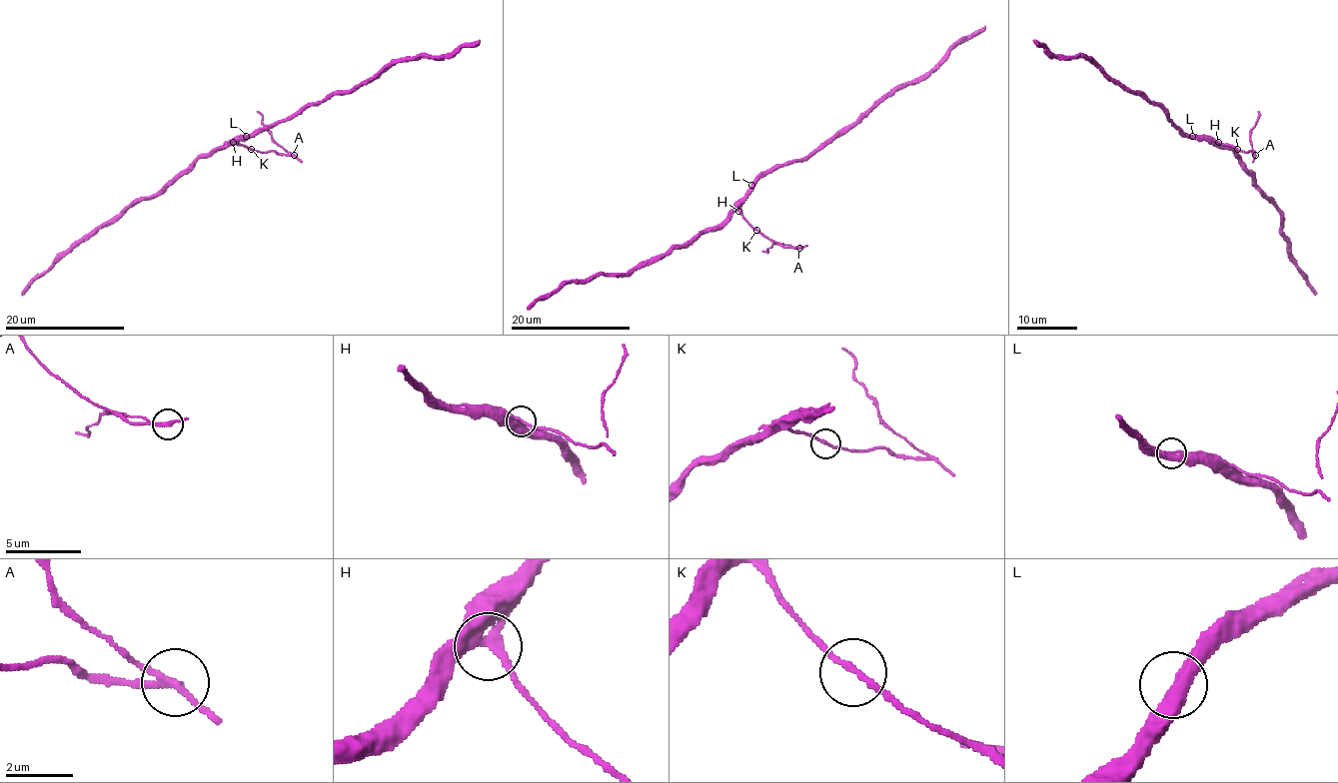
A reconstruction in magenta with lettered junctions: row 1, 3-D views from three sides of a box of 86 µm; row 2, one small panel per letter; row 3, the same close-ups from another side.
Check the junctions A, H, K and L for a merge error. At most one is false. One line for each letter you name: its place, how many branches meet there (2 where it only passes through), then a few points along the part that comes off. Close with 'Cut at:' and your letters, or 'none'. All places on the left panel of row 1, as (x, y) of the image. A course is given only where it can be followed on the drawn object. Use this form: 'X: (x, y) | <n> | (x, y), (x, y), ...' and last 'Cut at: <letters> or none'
A: (294, 155) | 3 | (294, 155), (272, 137), (263, 124), (263, 116), (257, 112)
Cut at: A

